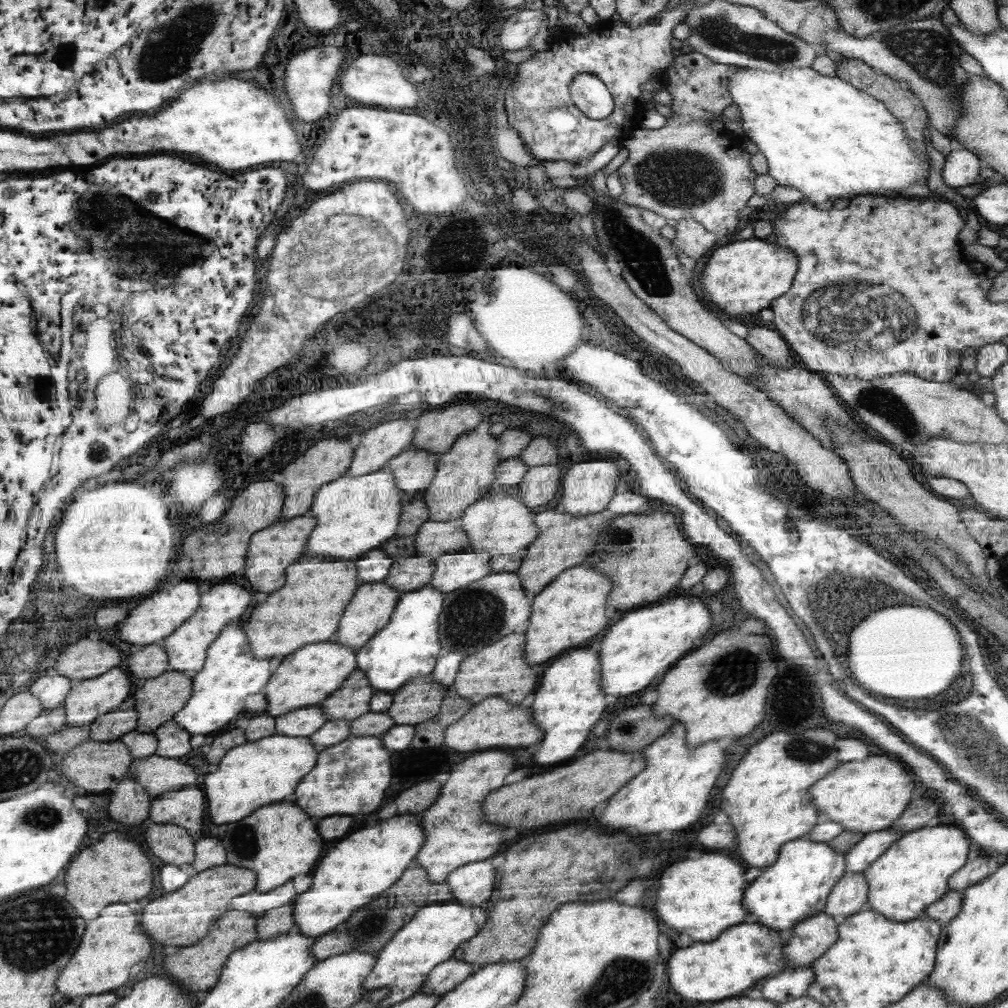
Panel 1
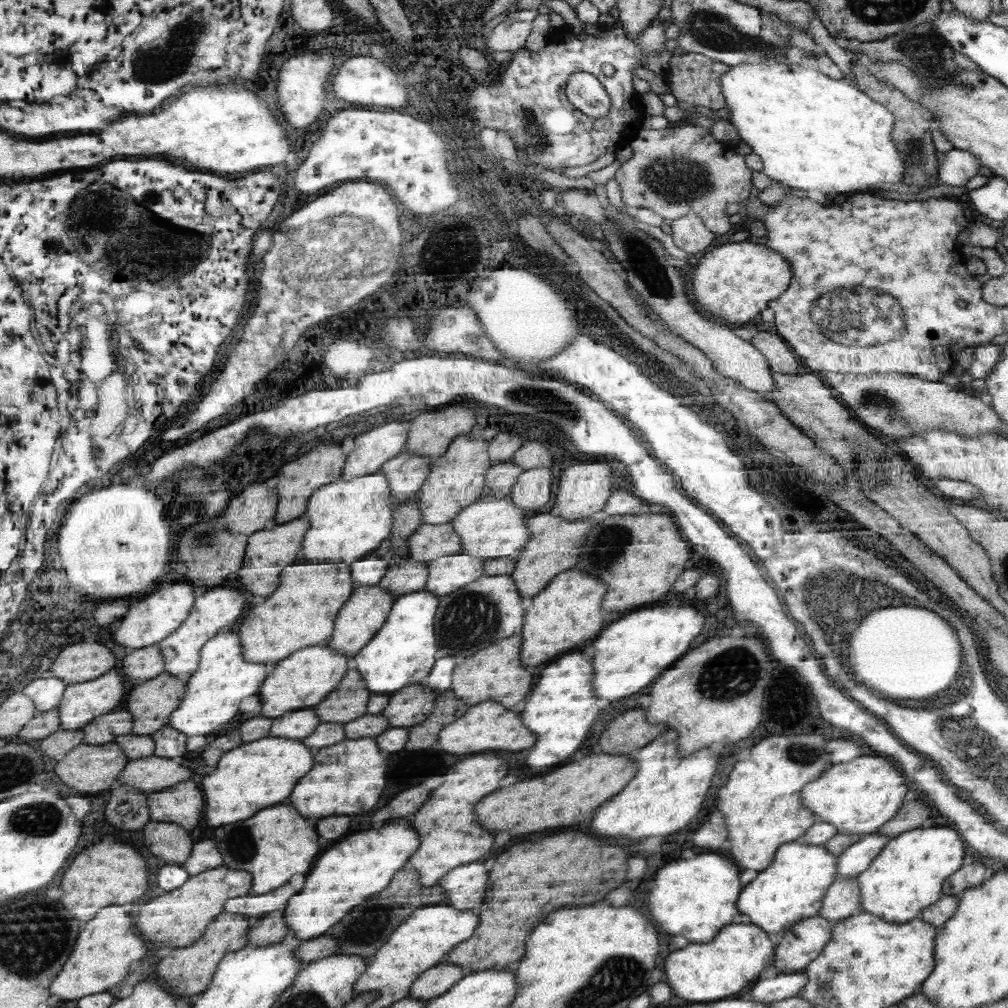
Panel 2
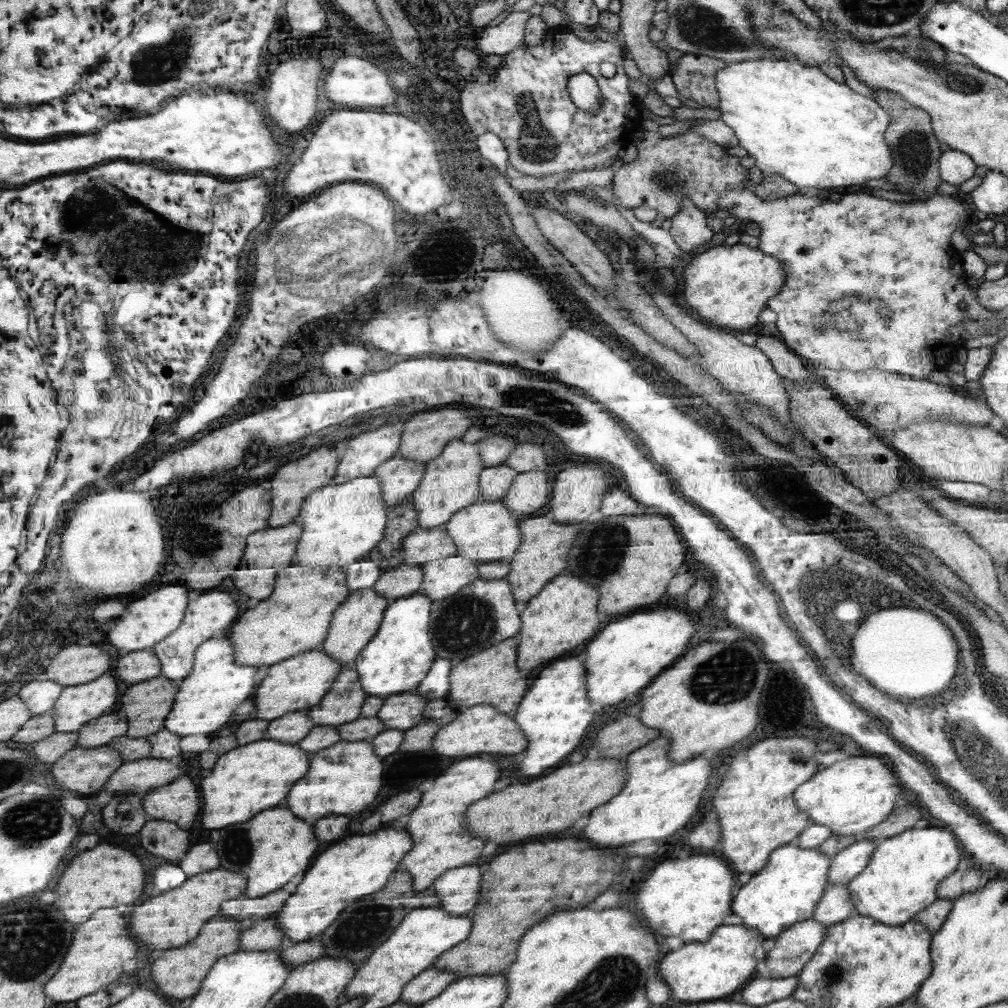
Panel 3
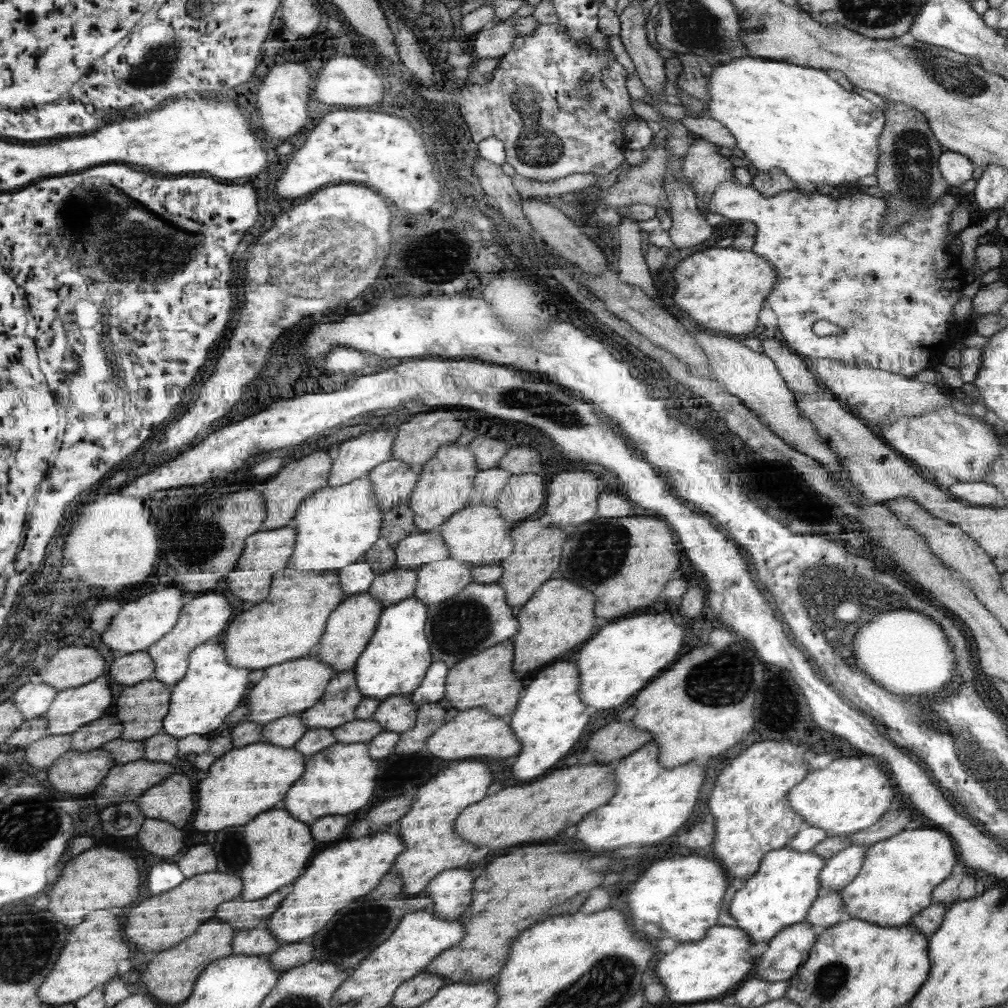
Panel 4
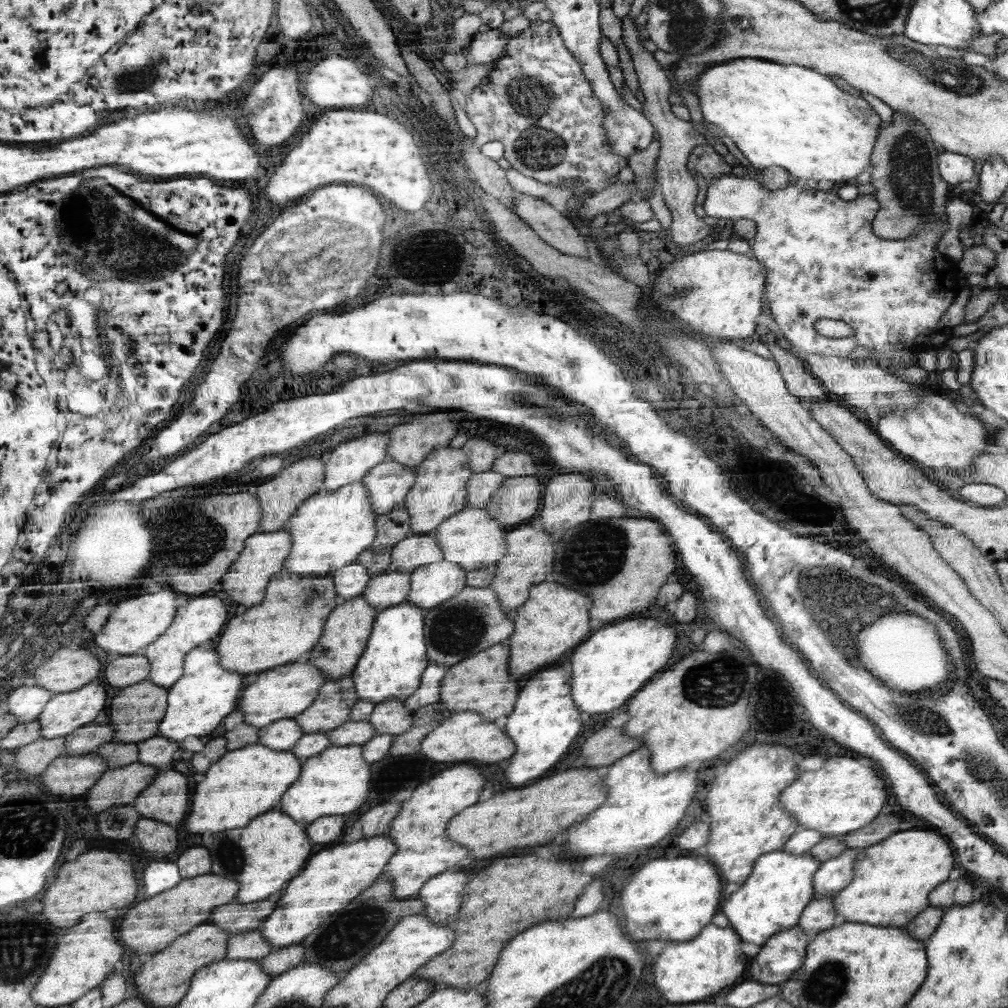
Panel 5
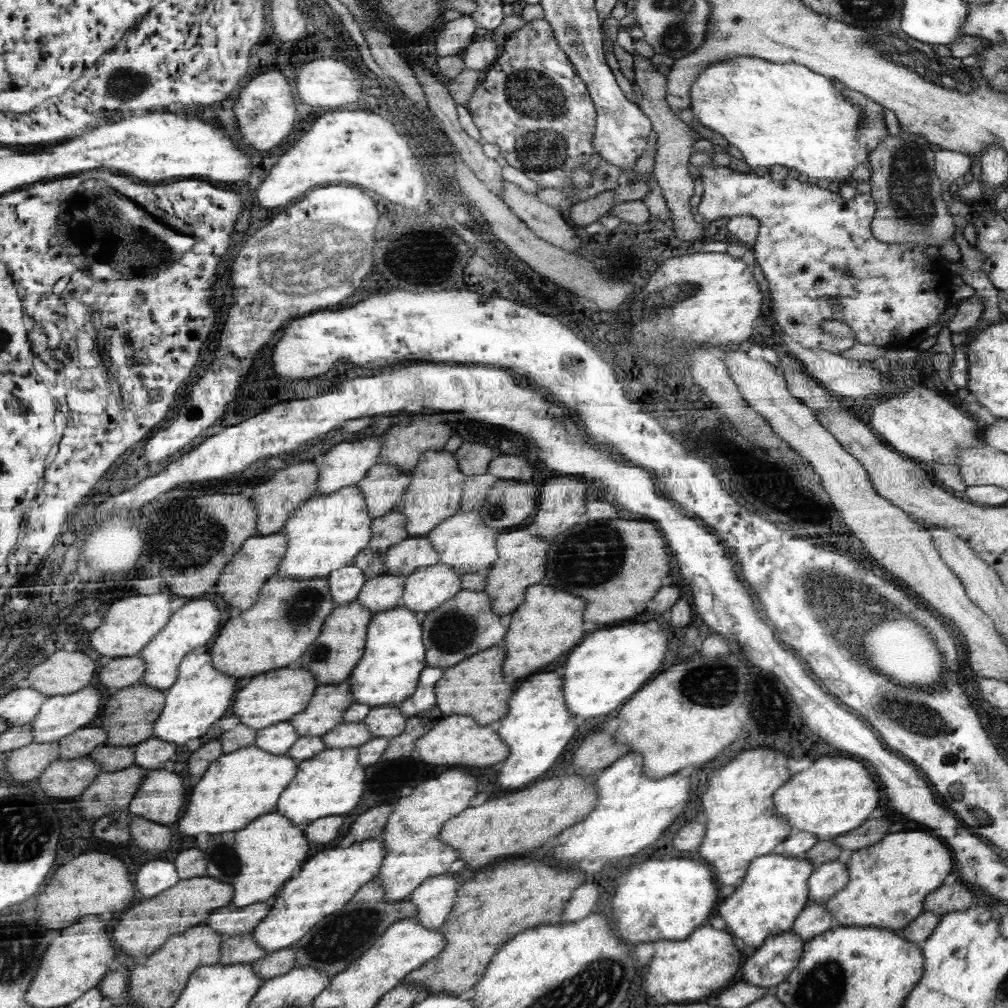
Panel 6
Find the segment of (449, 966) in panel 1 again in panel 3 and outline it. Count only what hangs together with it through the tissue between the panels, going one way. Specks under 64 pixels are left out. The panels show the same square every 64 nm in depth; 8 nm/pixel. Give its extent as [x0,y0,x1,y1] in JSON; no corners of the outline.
[399,966,457,1007]

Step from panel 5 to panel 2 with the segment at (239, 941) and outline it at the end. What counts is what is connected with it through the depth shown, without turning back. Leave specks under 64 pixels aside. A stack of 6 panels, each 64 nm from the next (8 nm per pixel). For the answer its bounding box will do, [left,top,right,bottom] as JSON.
[249,909,289,946]

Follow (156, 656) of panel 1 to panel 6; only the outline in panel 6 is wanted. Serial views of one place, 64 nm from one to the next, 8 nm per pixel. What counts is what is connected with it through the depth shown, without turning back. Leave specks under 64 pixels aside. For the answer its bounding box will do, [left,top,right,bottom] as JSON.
[97,656,146,690]

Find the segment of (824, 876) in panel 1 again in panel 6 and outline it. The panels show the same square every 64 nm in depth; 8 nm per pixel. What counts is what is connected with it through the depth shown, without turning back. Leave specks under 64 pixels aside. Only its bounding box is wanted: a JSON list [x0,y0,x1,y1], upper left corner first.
[718,854,816,952]

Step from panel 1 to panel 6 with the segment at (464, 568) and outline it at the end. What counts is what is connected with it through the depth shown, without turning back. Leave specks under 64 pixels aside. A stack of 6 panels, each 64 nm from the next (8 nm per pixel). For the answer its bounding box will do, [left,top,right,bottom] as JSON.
[402,563,463,613]

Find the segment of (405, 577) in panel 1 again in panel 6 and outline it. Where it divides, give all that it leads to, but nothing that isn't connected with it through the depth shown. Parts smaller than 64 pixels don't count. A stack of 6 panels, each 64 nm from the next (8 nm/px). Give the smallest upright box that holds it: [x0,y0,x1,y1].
[357,574,406,614]

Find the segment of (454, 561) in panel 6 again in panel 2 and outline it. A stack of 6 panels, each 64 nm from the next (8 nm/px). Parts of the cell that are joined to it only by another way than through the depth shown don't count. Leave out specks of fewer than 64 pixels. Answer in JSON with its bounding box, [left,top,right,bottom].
[451,494,533,558]

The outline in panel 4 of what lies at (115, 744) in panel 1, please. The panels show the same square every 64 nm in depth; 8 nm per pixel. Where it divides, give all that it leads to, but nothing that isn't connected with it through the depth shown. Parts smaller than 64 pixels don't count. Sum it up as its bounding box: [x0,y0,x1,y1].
[47,748,114,796]

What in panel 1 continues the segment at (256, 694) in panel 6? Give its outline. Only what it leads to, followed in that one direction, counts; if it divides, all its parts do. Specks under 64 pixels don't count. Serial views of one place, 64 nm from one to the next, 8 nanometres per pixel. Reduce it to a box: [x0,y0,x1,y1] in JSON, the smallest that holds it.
[264,639,358,717]

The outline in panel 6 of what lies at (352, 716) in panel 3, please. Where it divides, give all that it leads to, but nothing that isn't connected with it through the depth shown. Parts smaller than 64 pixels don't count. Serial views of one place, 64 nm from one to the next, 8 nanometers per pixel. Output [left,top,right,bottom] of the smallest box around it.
[289,681,356,736]

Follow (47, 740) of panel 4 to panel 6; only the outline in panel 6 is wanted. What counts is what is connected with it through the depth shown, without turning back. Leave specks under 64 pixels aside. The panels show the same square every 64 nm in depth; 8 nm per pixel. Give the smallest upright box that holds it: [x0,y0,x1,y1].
[6,742,61,784]

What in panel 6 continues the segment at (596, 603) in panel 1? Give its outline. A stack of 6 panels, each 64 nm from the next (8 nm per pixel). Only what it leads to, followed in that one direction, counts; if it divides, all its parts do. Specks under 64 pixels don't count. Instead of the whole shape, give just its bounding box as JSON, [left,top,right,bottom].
[506,582,586,676]

